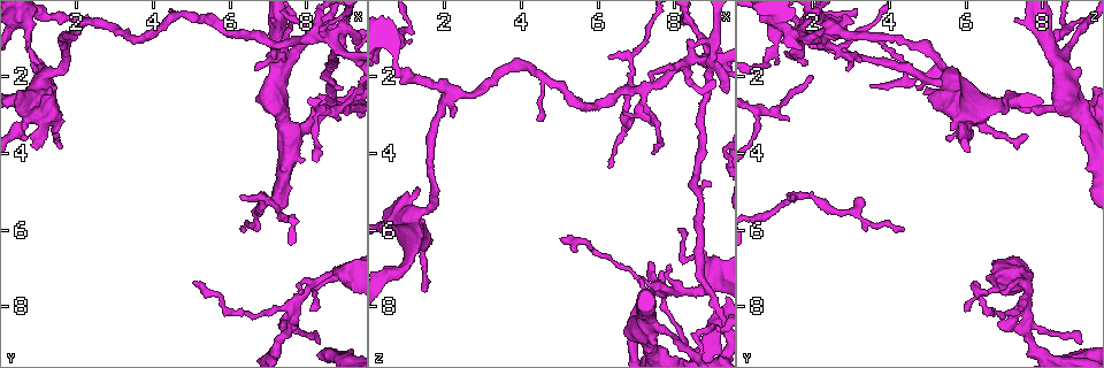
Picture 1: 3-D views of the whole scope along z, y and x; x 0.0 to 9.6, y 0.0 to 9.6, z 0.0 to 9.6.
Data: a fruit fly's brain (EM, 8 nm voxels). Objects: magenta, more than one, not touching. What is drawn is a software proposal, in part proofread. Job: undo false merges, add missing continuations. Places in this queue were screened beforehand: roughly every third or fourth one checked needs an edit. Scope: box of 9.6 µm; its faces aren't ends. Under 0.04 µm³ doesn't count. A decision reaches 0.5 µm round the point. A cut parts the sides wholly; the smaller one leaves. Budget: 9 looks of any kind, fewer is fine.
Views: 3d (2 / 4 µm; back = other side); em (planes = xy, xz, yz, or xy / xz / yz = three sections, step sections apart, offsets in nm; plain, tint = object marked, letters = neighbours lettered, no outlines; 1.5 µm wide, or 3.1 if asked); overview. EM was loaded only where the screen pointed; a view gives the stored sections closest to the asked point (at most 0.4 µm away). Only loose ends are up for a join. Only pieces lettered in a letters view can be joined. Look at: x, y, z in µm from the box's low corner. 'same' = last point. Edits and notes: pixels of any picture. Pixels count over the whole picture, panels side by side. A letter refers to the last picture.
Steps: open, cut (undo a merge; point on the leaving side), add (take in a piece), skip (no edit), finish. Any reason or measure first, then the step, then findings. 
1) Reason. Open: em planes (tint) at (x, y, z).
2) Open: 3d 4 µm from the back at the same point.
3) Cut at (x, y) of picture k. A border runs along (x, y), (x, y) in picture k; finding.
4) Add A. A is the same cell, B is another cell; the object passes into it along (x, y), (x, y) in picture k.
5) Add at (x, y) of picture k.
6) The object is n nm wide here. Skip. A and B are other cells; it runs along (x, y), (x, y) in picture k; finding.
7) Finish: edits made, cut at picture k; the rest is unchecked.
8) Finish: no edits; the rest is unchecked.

Free end. Open: 3d 4 µm at (6.30, 6.00, 4.40).

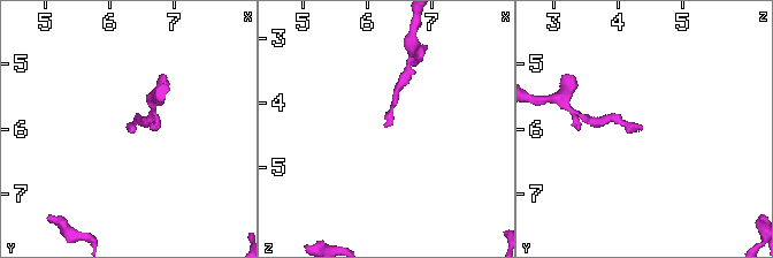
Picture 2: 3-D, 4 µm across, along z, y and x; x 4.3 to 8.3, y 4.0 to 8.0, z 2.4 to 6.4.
Open: em planes (letters) at (6.25, 5.95, 4.35).

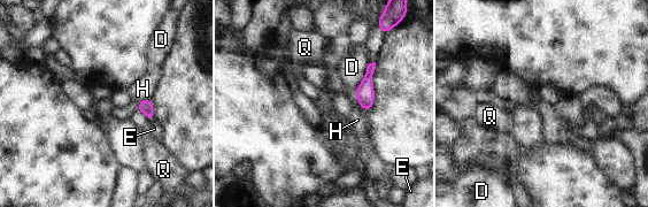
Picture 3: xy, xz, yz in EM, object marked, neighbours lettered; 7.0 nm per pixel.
The object is 100 nm wide here. Skip. D, E, H and Q are other cells; a border runs along (151, 98), (138, 101) in picture 3; none of them fits.

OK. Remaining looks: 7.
Branch stops here. Open: em planes (letters) at (9.00, 2.30, 4.75).

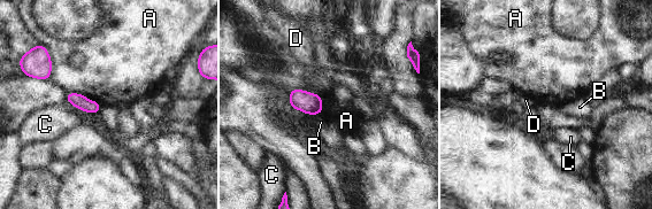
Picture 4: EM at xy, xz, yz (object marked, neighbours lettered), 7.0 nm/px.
Skip. A, B, C and D are other cells; a border runs along (300, 88), (320, 95) in picture 4; none of them fits.

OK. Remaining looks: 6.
Sharp bend. Open: em planes (tint) at (8.95, 0.70, 8.60).

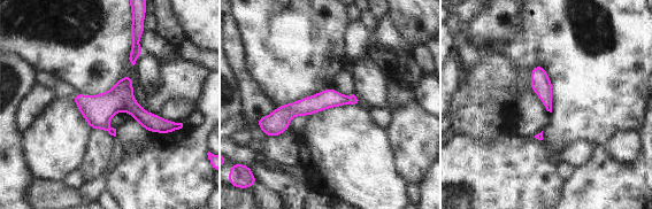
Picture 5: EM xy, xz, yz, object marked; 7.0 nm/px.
What lies round it. Open: em planes (letters) at the same point.

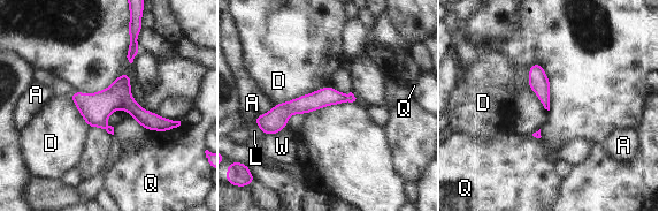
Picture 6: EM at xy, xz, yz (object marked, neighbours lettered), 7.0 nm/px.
Skip. A, D, L, Q and W are other cells; it runs along (74, 97), (125, 101), (171, 125) in picture 6; all the same neuron.

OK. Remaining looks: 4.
Thick turns thin. Open: 3d 4 µm at (0.70, 0.65, 1.10).

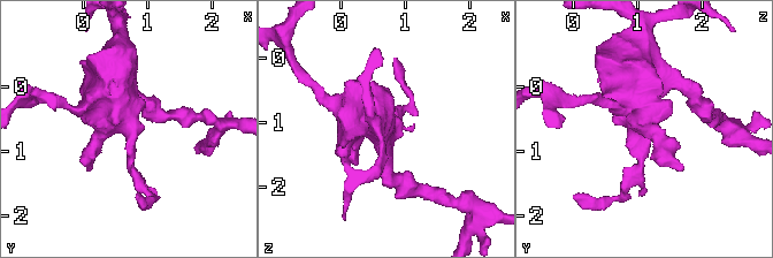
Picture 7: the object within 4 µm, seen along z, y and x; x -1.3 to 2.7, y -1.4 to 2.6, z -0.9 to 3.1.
The arms are 160, 650 nm wide. Open: em xy step 8 (letters) at (0.80, 0.65, 1.00).

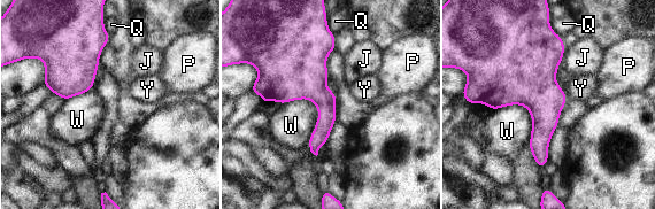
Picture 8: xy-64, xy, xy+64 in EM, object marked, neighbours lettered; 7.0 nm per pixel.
Cut it another way. Open: em planes (letters) at the same point.

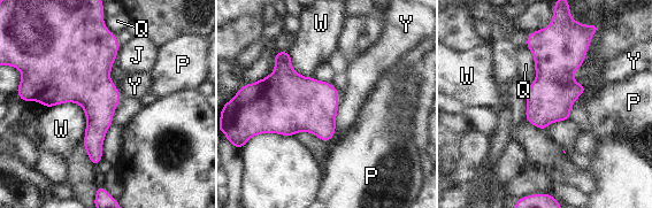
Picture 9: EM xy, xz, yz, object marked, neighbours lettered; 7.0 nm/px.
Skip. J, P, Q, W and Y are other cells; continuous, no second neuron.

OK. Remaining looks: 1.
Finish: no edits; the rest is unchecked.

